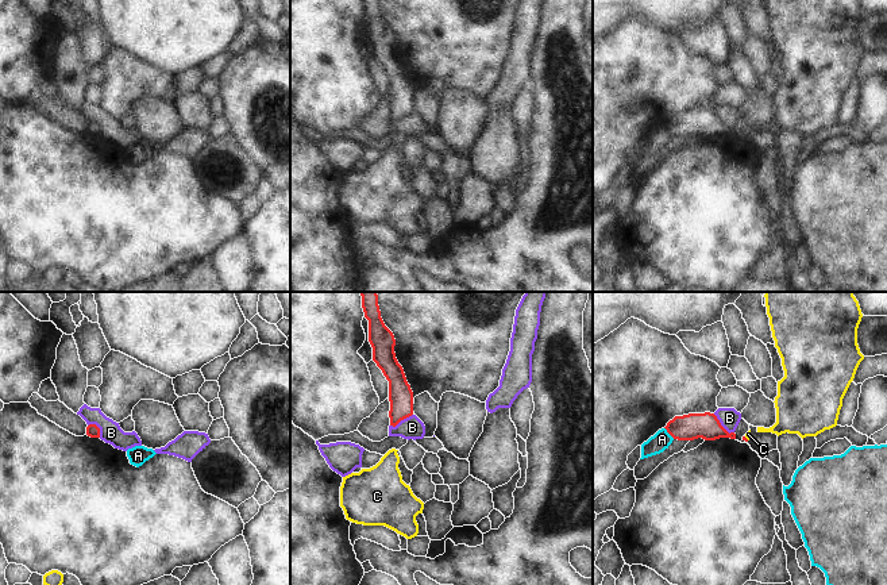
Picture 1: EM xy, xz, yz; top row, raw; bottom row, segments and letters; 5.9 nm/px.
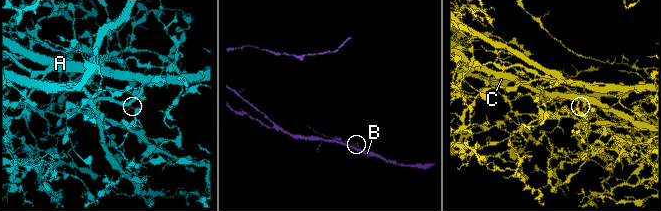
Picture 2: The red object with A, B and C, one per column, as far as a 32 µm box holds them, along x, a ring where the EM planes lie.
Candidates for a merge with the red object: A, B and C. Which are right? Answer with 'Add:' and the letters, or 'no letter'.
Add: C.

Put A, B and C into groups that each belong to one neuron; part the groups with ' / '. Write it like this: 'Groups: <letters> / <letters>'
Groups: A / B / C.

